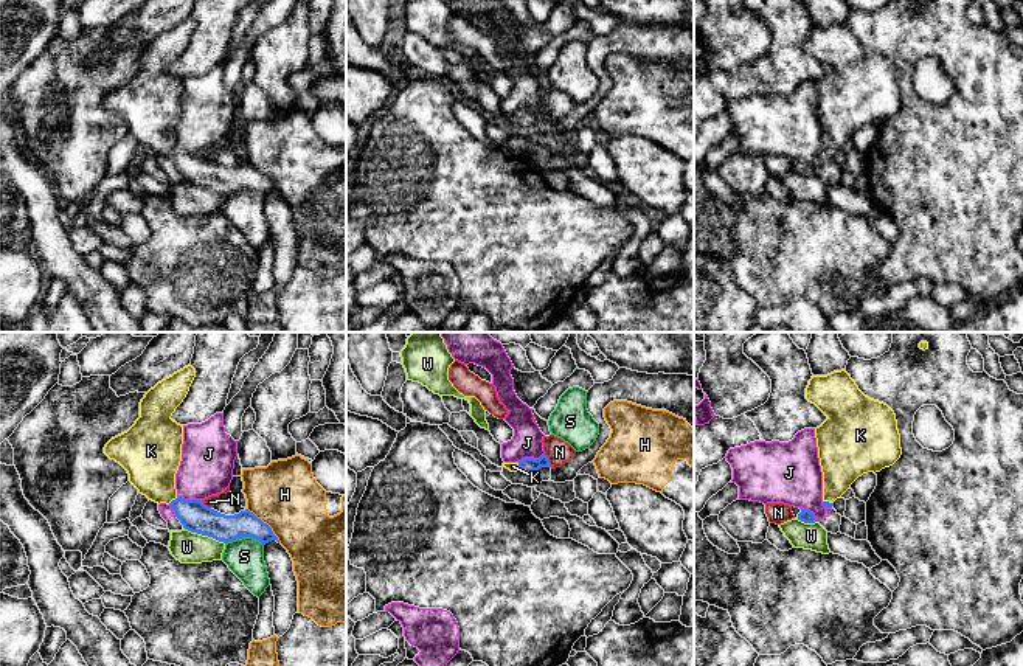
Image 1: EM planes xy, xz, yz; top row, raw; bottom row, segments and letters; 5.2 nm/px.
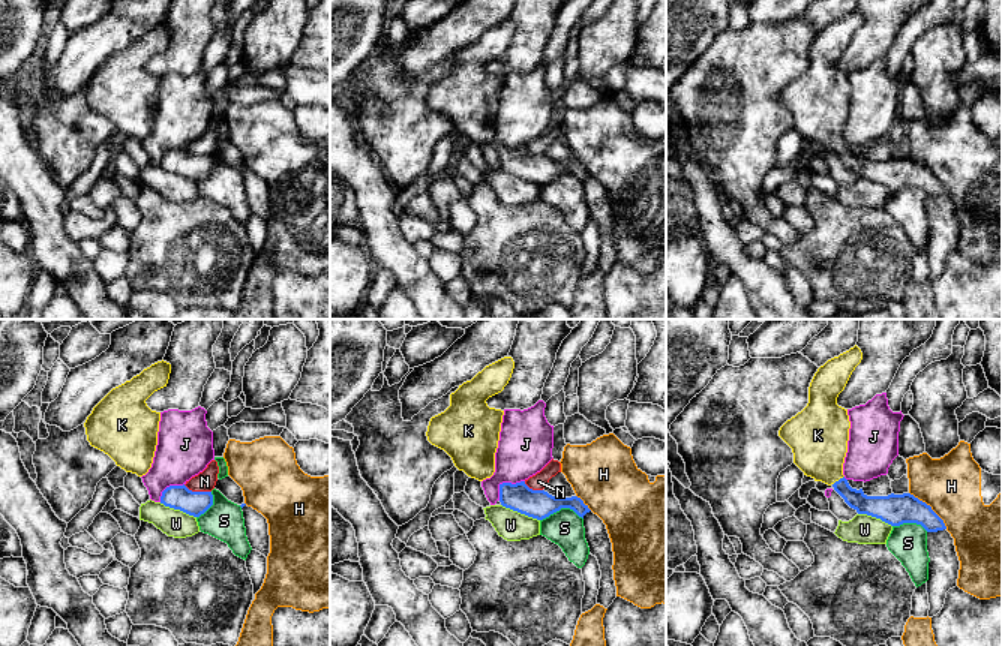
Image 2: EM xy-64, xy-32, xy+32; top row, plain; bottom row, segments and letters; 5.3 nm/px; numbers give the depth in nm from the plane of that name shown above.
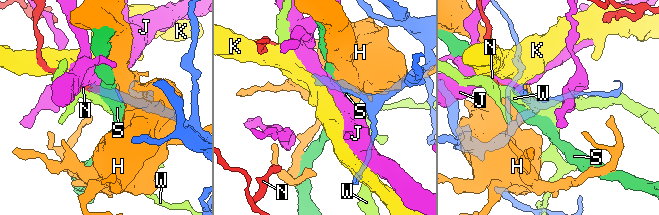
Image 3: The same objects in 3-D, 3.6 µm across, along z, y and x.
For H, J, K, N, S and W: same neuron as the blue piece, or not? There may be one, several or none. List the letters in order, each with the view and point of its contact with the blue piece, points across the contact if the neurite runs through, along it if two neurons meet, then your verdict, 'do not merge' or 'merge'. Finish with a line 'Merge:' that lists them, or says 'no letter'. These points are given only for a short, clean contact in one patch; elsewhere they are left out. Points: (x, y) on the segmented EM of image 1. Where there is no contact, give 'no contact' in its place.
H: xy (266, 523) | do not merge
J: xz (530, 458) | along xz (544, 452), (537, 458), (522, 458), (517, 461) | do not merge
K: xy (173, 500) | across xy (194, 516), (173, 500), (154, 477), (152, 457) | merge
N: xz (548, 460) | along xz (544, 454), (551, 466) | do not merge
S: xy (244, 536) | do not merge
W: xy (205, 534) | do not merge
Merge: K

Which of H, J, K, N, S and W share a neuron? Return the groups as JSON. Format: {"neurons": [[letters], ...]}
{"neurons": [["H"], ["J"], ["K"], ["N"], ["S"], ["W"]]}

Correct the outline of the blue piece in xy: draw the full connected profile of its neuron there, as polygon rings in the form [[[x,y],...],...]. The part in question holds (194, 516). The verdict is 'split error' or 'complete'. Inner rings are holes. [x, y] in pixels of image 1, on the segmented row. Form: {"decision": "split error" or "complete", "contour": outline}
{"decision": "split error", "contour": [[[183,369],[158,382],[140,402],[140,418],[124,433],[112,438],[104,453],[120,463],[129,481],[155,503],[169,505],[185,529],[228,543],[251,537],[262,545],[278,540],[272,528],[248,509],[220,514],[200,500],[177,495],[175,473],[182,461],[183,425],[171,419],[186,397],[196,369]]]}

